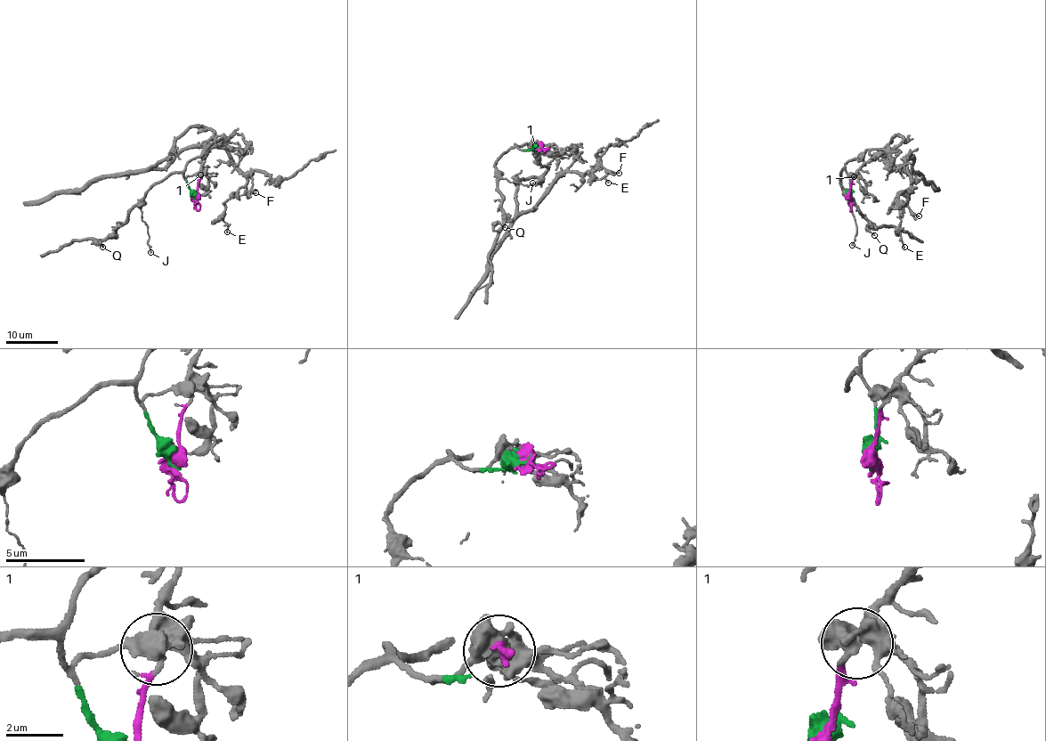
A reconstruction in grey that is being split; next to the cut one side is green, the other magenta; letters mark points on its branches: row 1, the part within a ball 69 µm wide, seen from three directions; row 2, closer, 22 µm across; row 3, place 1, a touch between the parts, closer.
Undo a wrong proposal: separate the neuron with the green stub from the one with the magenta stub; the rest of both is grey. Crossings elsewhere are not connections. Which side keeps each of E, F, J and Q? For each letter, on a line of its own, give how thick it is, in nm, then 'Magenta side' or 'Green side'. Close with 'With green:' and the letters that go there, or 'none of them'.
E: Thickness 100 nm. Magenta side
F: Thickness 120 nm. Magenta side
J: Thickness 120 nm. Green side
Q: Thickness 110 nm. Green side
With green: J, Q

